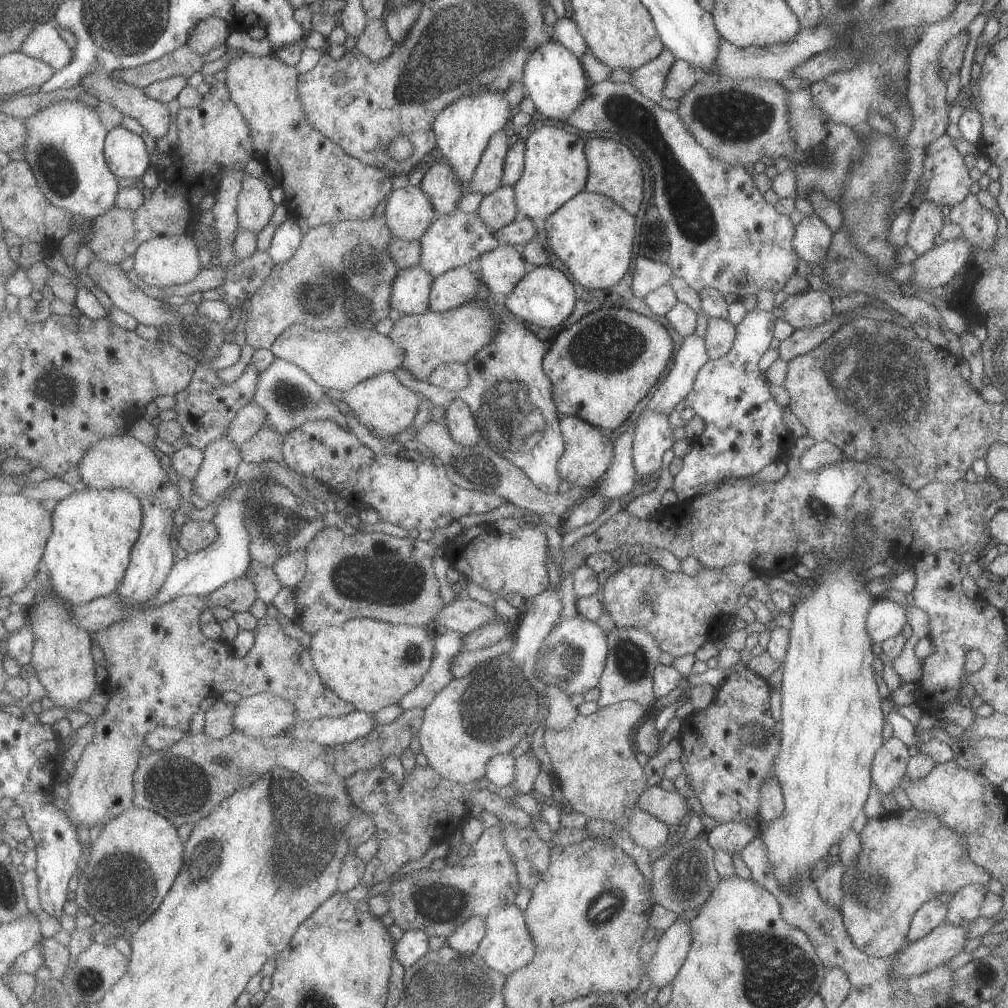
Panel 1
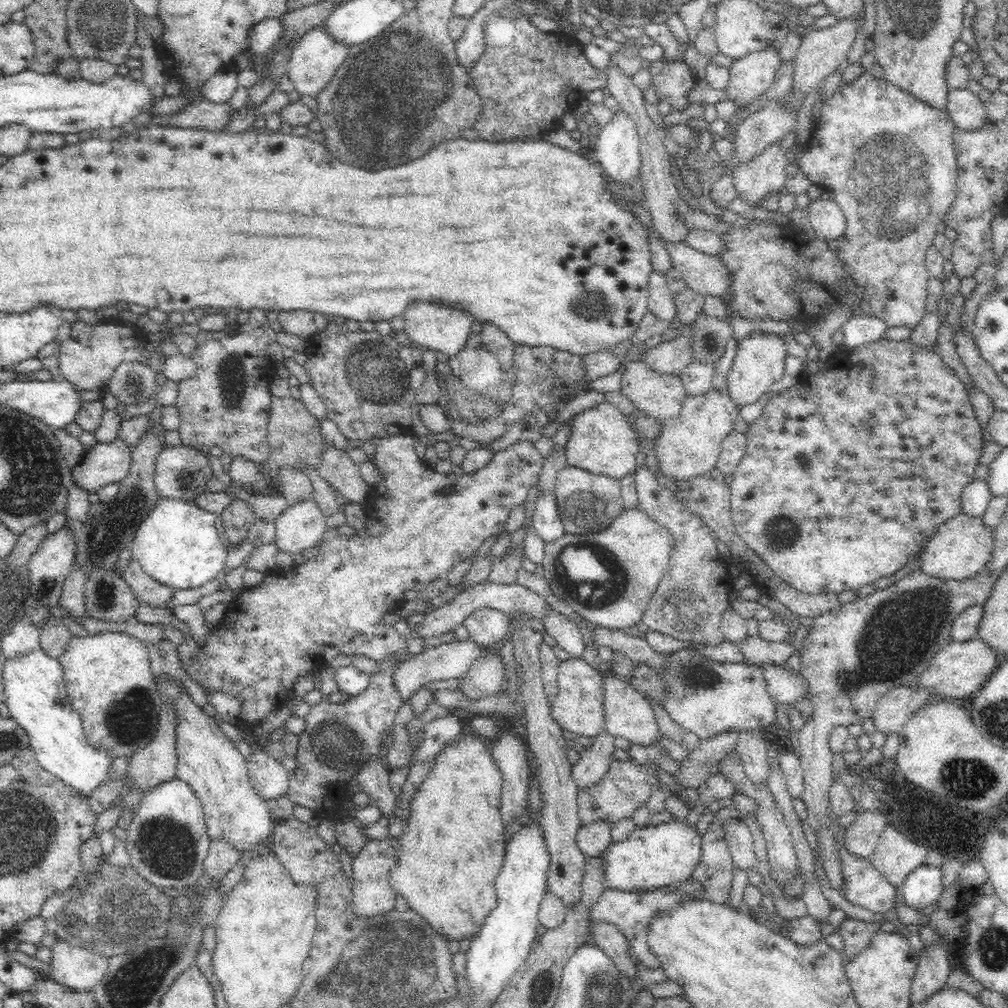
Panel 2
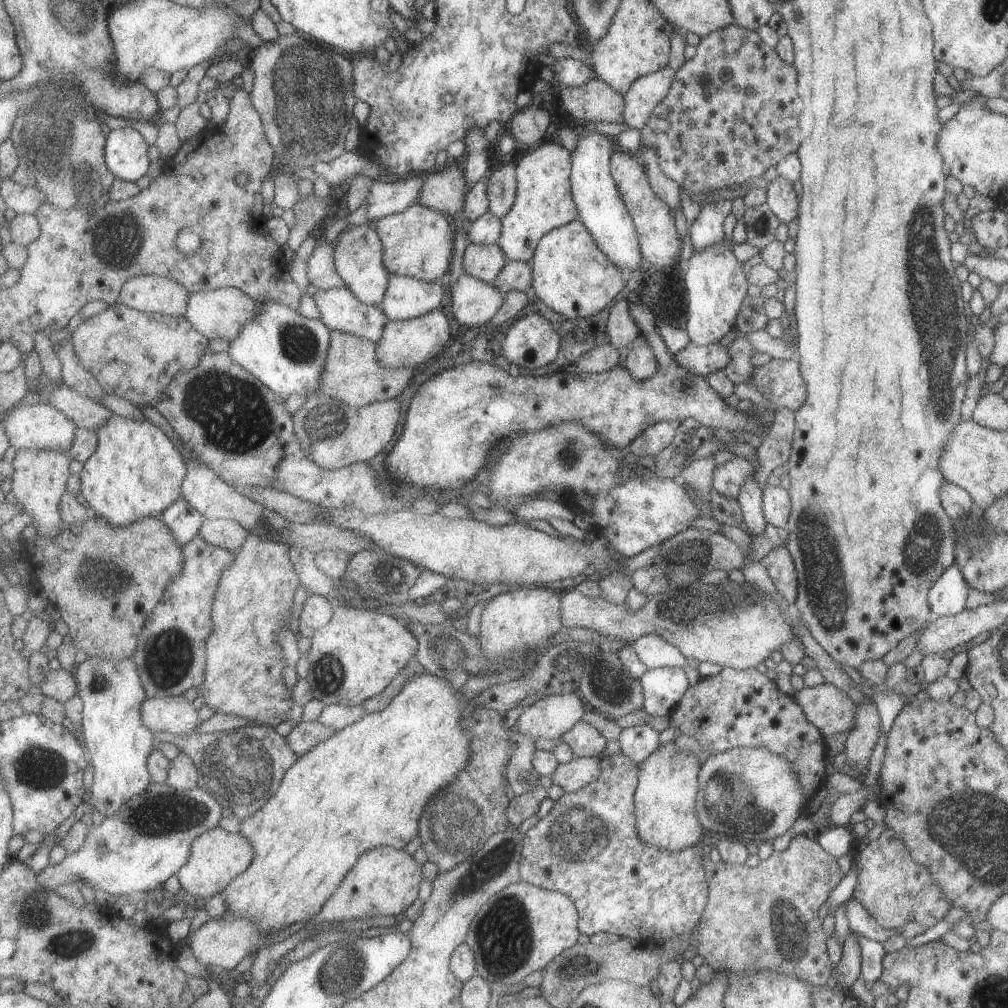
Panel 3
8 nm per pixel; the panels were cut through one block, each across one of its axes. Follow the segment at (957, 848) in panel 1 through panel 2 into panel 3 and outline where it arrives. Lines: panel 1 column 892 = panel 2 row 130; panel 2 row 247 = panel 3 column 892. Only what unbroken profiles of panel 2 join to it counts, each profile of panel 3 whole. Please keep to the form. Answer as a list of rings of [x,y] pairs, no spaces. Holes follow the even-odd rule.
[[[886,828],[875,840],[865,840],[858,845],[856,851],[858,878],[853,897],[859,900],[884,928],[899,928],[910,921],[916,921],[927,929],[929,926],[938,925],[954,908],[943,889],[935,880],[932,880],[932,874],[928,872],[928,868],[912,860],[900,837],[896,836],[892,828]]]

